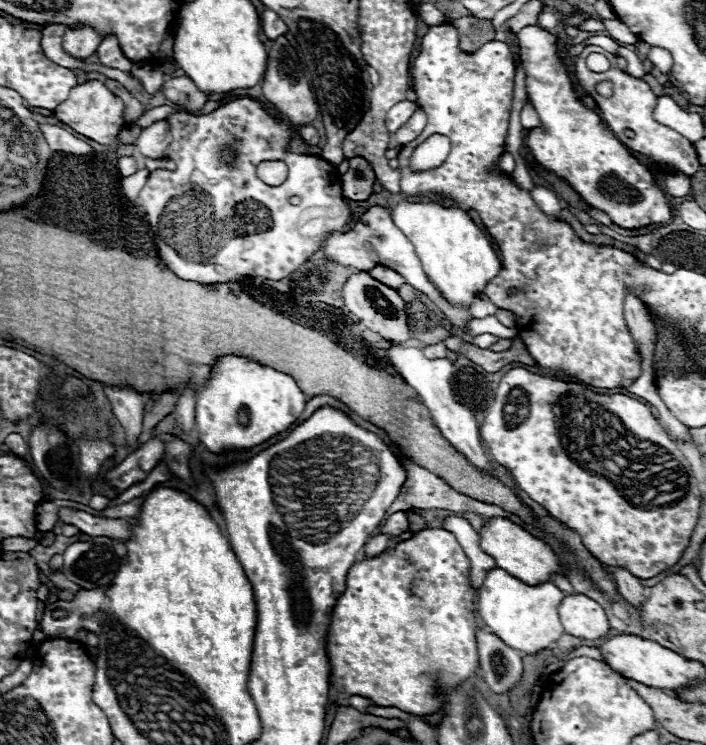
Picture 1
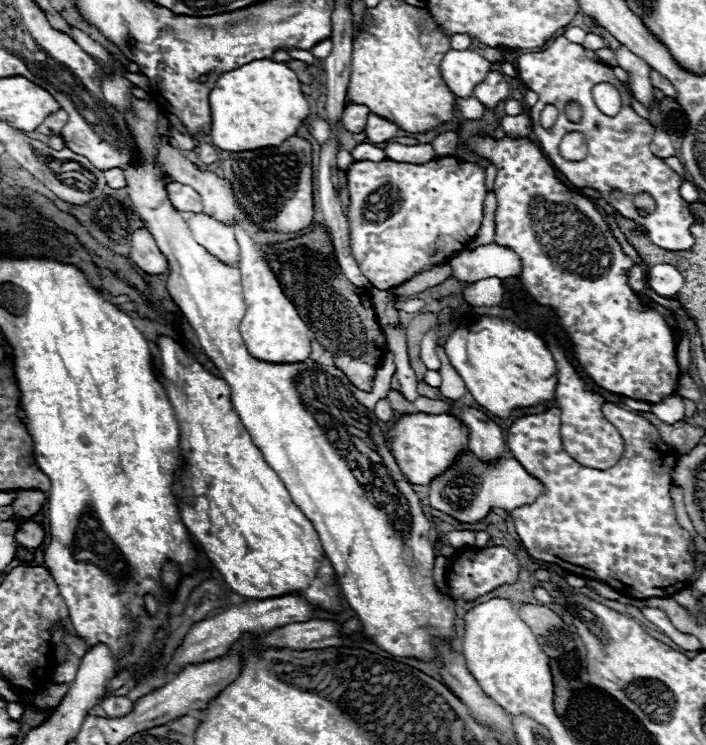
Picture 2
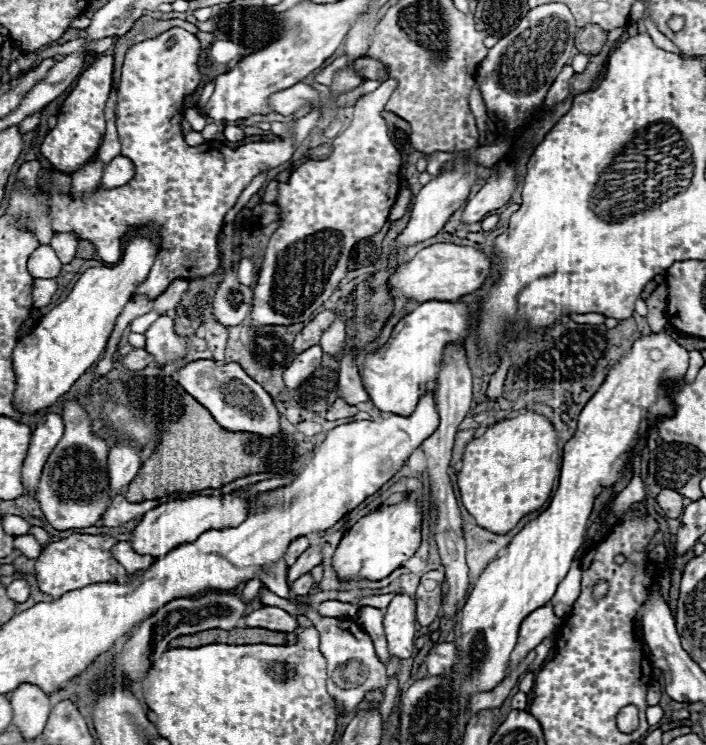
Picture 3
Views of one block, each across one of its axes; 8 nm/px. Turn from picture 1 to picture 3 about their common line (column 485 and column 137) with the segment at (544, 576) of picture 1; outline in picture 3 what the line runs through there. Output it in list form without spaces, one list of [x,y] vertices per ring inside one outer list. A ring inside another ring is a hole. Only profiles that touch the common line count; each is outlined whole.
[[[238,488],[230,494],[222,496],[194,496],[194,498],[184,498],[184,500],[170,500],[166,504],[160,504],[160,508],[152,508],[144,514],[140,524],[132,532],[132,548],[138,554],[150,554],[154,558],[168,554],[176,546],[184,542],[194,542],[200,534],[212,530],[212,528],[228,528],[228,526],[238,526],[240,522],[246,520],[250,514],[250,504],[260,498],[258,494],[246,494],[246,488]]]

